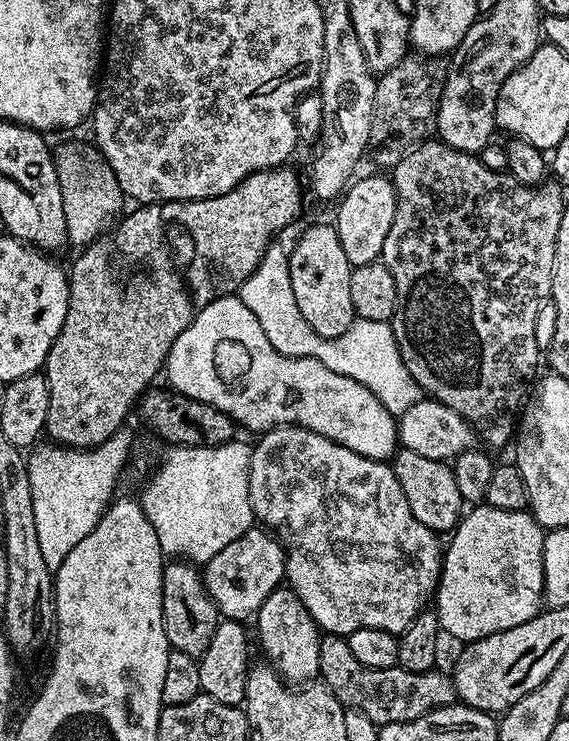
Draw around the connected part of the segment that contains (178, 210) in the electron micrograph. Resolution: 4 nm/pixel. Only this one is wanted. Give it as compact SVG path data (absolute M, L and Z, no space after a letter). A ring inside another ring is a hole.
M288 166L269 168L266 172L256 172L248 176L234 190L221 196L206 200L186 200L183 202L168 202L161 207L160 218L165 225L177 224L189 236L191 247L187 249L187 259L196 262L196 268L204 264L204 268L212 268L210 272L192 272L192 284L200 284L206 290L212 289L218 297L237 293L246 278L256 271L265 248L269 247L272 235L279 228L284 228L296 216L296 198L300 194L300 182Z

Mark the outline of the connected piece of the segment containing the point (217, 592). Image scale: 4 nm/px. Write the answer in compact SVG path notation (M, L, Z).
M253 526L248 529L242 538L230 542L226 550L220 550L214 558L210 558L207 564L203 565L202 575L204 585L210 594L210 598L216 603L216 610L226 620L239 620L248 622L260 611L262 602L275 588L281 587L286 576L286 549L279 539L271 531L260 526Z

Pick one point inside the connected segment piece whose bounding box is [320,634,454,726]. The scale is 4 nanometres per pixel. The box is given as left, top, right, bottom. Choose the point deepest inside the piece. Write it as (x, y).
(389, 695)

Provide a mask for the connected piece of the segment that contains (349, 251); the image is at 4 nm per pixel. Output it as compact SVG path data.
M376 175L380 176L362 178L360 176L343 193L342 199L339 201L339 203L341 202L340 209L336 212L336 220L334 219L334 227L342 242L342 250L346 252L346 258L353 266L370 264L381 259L380 251L386 242L386 234L390 234L390 226L394 222L396 188L387 175Z

